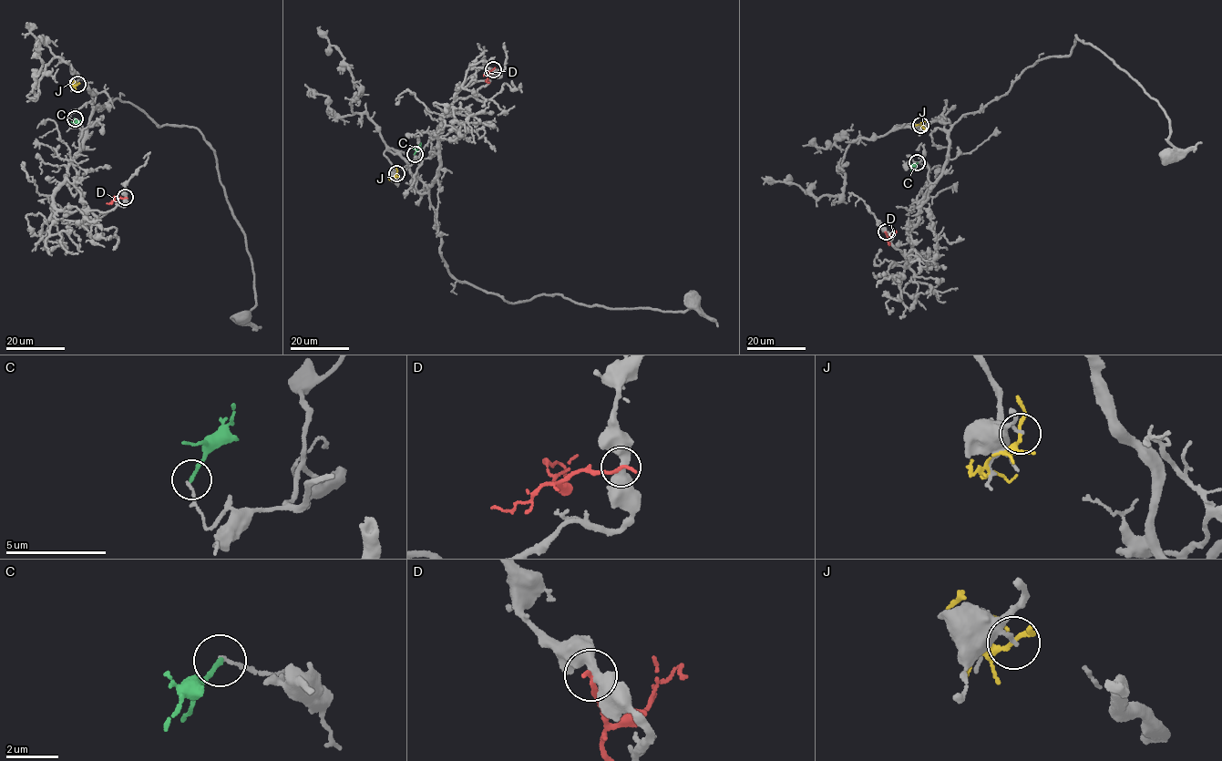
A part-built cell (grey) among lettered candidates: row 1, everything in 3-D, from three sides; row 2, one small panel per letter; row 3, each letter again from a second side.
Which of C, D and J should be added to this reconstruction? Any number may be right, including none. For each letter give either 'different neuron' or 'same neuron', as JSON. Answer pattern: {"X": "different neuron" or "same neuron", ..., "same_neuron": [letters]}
{"C": "different neuron", "D": "different neuron", "J": "different neuron", "same_neuron": []}

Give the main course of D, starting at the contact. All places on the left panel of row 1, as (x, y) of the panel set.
D: (125, 197), (116, 200), (114, 197), (117, 199)

